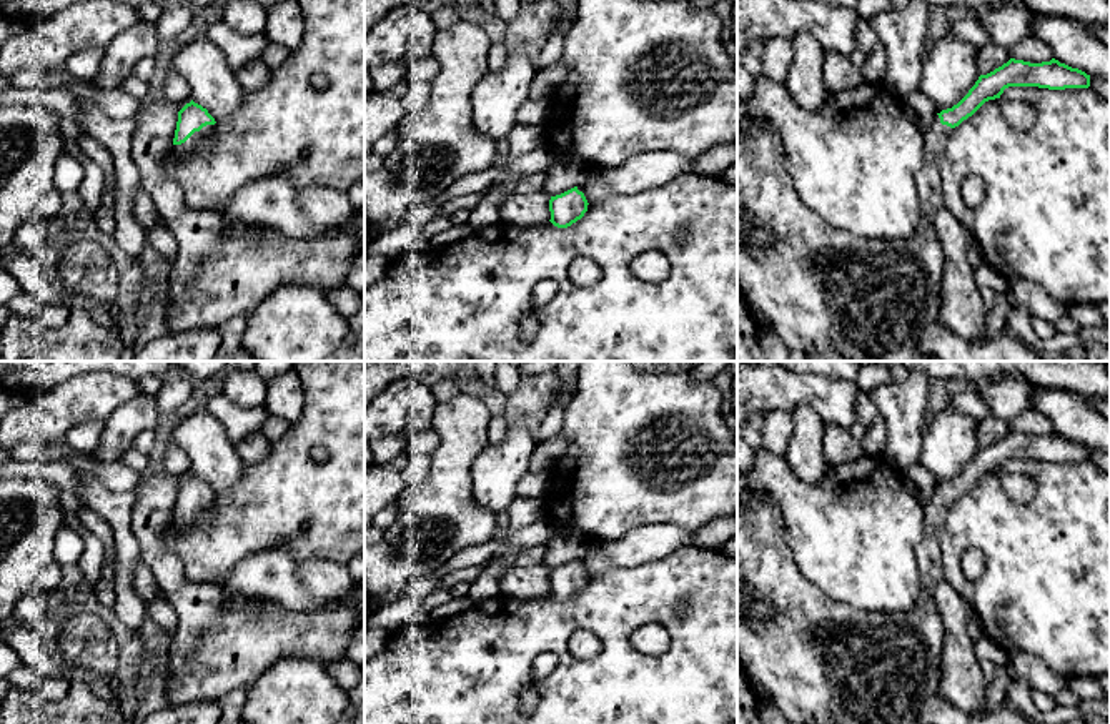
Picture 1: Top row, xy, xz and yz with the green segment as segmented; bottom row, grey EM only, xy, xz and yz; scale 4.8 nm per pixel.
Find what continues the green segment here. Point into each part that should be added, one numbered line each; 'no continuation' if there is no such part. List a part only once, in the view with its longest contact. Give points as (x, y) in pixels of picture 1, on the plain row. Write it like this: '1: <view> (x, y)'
1: xy (183, 523)

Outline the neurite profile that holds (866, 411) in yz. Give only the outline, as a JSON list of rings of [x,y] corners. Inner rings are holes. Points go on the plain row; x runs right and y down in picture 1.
[[[860,389],[855,396],[855,411],[859,421],[865,426],[872,424],[875,418],[880,414],[874,403],[869,399],[869,394]]]

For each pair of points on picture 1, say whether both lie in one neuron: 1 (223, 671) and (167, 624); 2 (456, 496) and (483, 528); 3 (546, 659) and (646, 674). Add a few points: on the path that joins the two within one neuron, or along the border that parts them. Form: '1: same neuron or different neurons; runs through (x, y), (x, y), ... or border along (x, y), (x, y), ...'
1: different neurons; border along (167, 596), (175, 613), (175, 633), (170, 639)
2: same neuron; runs through (460, 505), (475, 520)
3: different neurons; border along (554, 653), (554, 668), (546, 676), (536, 679)

